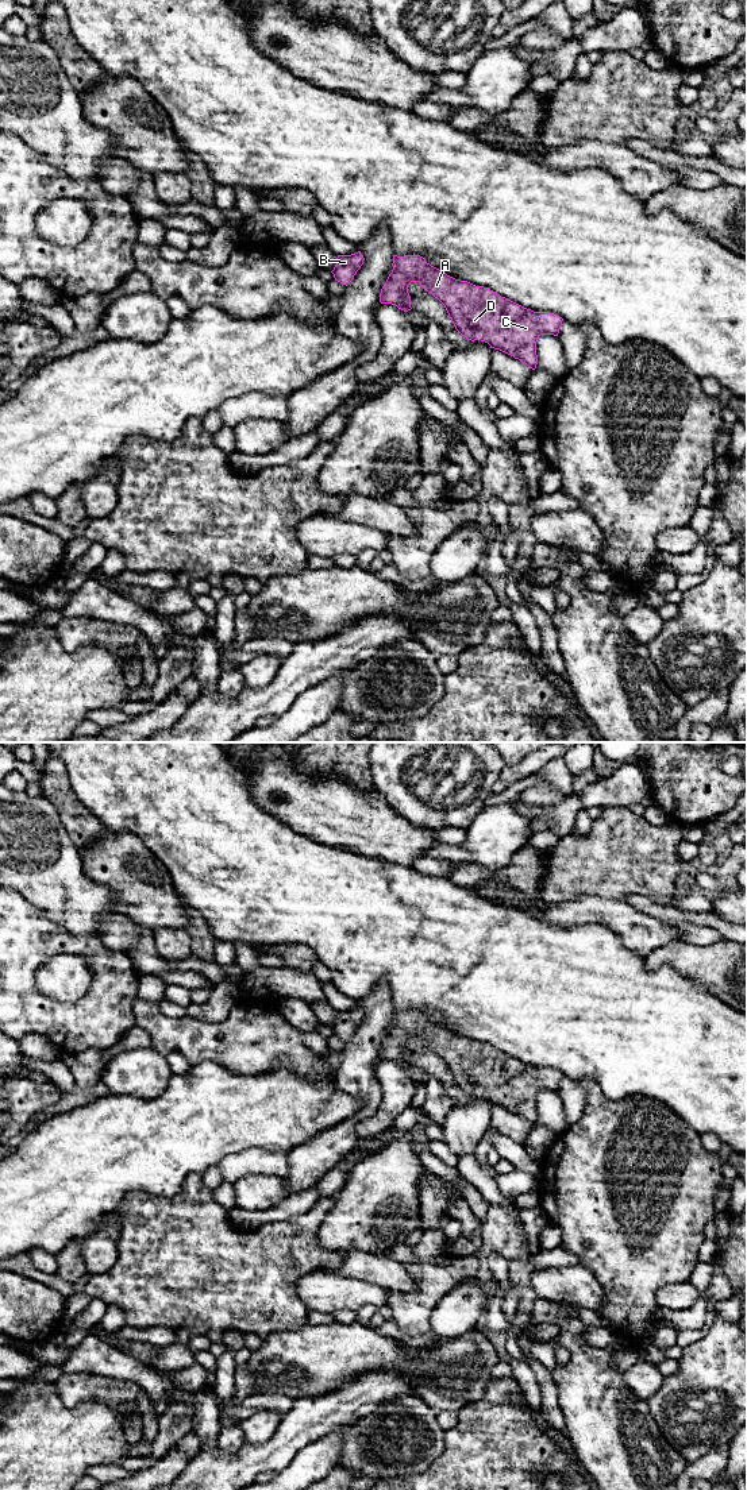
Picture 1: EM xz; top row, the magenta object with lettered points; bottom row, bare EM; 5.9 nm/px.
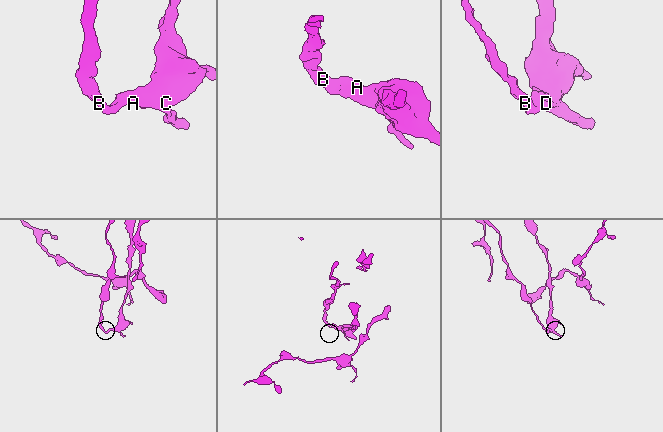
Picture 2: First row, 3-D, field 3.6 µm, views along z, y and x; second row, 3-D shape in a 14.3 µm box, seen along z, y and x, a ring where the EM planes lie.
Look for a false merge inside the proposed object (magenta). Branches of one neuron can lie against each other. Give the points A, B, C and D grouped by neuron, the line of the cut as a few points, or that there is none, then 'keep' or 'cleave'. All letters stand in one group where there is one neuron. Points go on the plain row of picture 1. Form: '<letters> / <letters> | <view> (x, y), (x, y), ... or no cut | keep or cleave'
A B C D | no cut | keep

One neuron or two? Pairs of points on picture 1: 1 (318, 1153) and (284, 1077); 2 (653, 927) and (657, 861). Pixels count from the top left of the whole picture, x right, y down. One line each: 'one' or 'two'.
1: two
2: two

